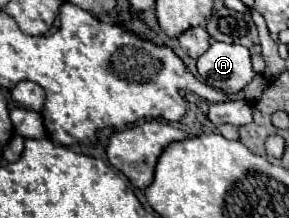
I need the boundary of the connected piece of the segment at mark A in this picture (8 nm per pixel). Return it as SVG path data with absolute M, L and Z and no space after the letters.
M213 41L197 59L197 71L203 81L227 95L237 95L255 77L249 49L237 43Z

